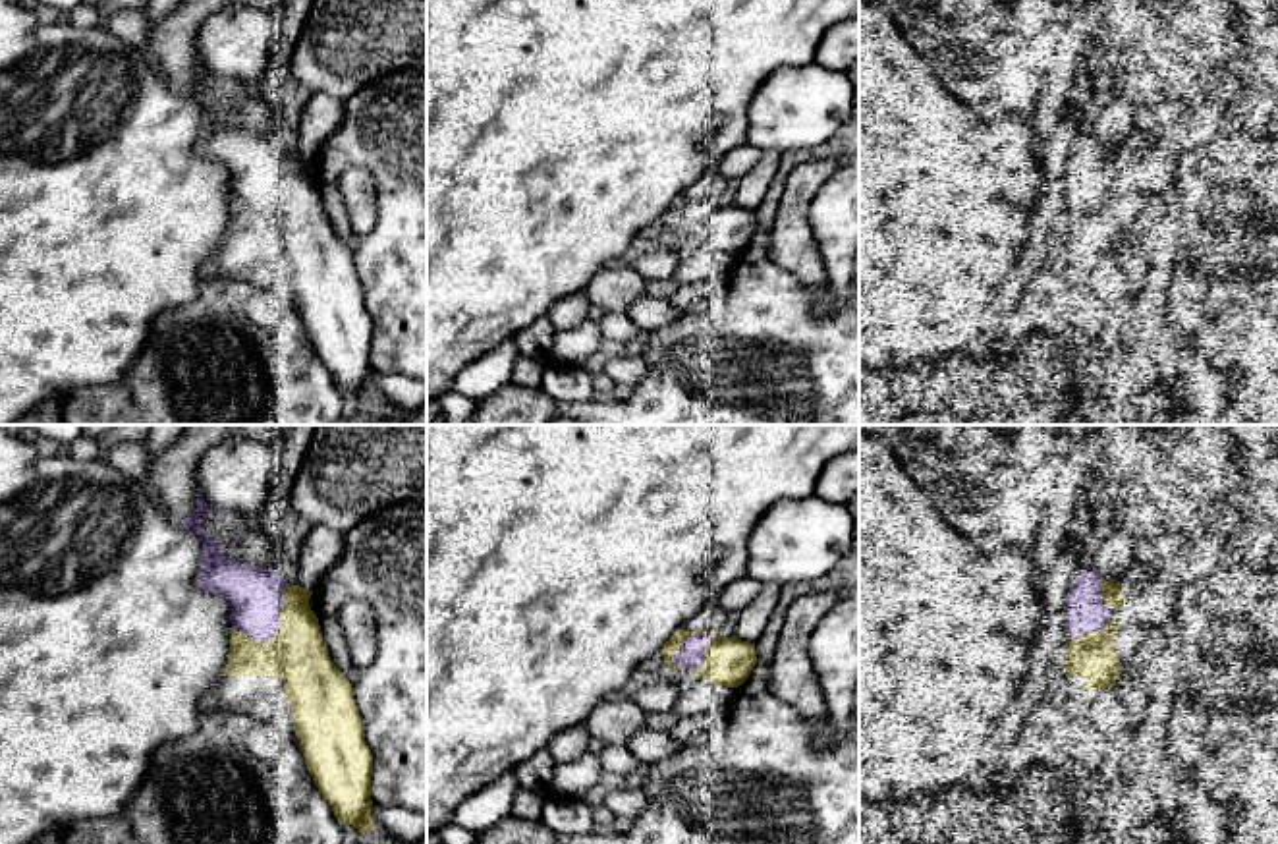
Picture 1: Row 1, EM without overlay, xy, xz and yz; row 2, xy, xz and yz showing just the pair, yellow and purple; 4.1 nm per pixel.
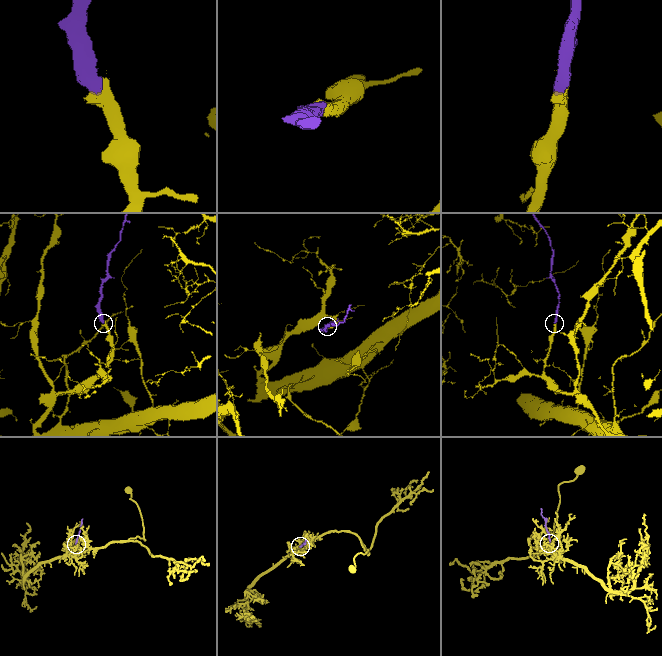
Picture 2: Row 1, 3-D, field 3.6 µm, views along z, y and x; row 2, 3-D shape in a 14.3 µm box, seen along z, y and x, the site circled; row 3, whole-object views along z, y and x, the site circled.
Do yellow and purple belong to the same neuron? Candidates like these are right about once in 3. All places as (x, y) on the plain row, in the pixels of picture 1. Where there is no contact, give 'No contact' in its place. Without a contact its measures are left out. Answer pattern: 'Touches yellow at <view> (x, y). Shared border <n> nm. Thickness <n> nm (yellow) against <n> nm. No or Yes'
Touches yellow at xz (688, 203). Shared border 200 nm. Thickness 200 nm (yellow) against 110 nm. Yes

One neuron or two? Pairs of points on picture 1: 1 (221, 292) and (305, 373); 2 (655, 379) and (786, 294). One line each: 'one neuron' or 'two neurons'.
1: one neuron
2: one neuron

